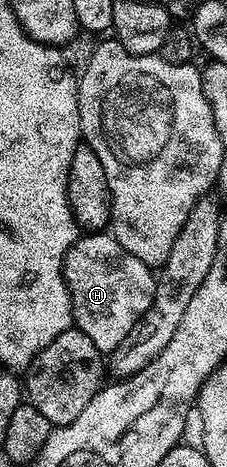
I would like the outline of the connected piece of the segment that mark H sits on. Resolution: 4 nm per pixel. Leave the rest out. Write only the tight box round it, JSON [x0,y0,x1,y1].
[63,231,157,355]

